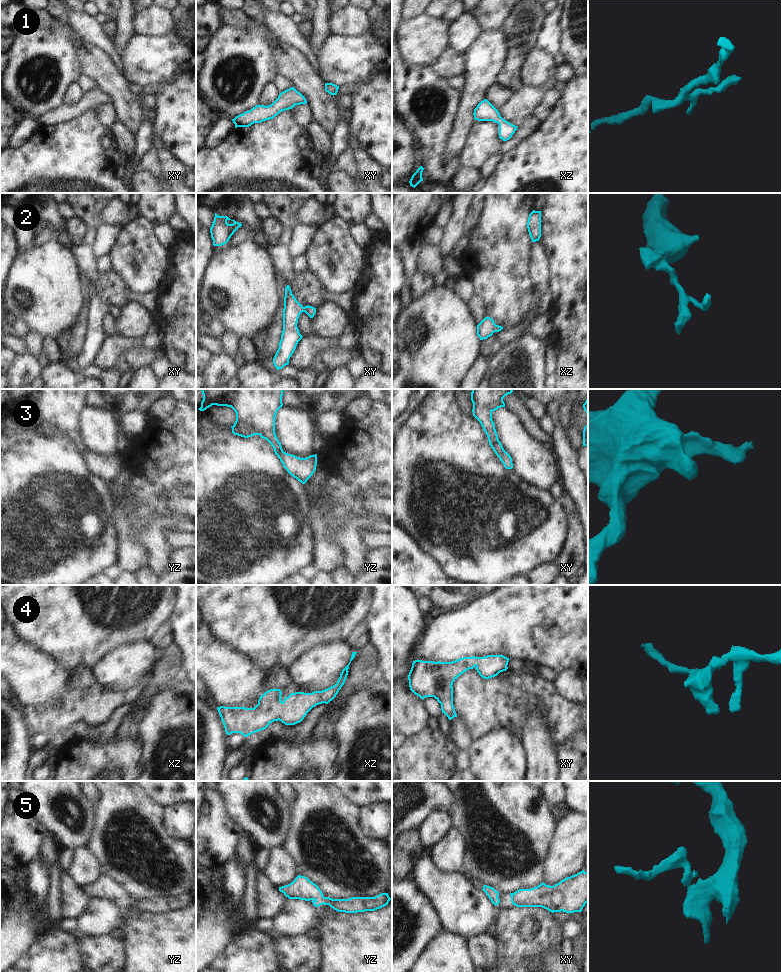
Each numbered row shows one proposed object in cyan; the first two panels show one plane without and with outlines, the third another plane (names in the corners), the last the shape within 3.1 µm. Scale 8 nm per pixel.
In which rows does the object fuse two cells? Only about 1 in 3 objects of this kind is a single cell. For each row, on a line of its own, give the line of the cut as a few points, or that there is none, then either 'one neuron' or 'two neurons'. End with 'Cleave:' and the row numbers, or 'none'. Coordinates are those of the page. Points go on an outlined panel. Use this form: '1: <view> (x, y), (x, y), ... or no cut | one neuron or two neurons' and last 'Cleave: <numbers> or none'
1: no cut | one neuron
2: no cut | one neuron
3: no cut | one neuron
4: no cut | one neuron
5: no cut | one neuron
Cleave: none

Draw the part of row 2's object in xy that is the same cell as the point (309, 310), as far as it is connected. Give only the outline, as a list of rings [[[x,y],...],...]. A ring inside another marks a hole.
[[[287,285],[284,297],[283,331],[279,348],[273,358],[273,364],[277,370],[289,364],[290,357],[294,353],[298,342],[303,337],[297,327],[297,322],[302,312],[313,318],[316,308],[309,305],[303,307],[292,294],[290,286]]]

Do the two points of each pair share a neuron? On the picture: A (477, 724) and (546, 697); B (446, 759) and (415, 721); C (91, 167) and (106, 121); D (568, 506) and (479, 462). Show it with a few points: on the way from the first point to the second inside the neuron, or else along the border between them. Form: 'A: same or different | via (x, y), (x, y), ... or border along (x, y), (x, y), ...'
A: same | via (494, 707), (513, 694), (529, 694)
B: different | border along (426, 726), (405, 737)
C: different | border along (94, 109), (98, 121), (103, 126)
D: different | border along (560, 504), (566, 514)

